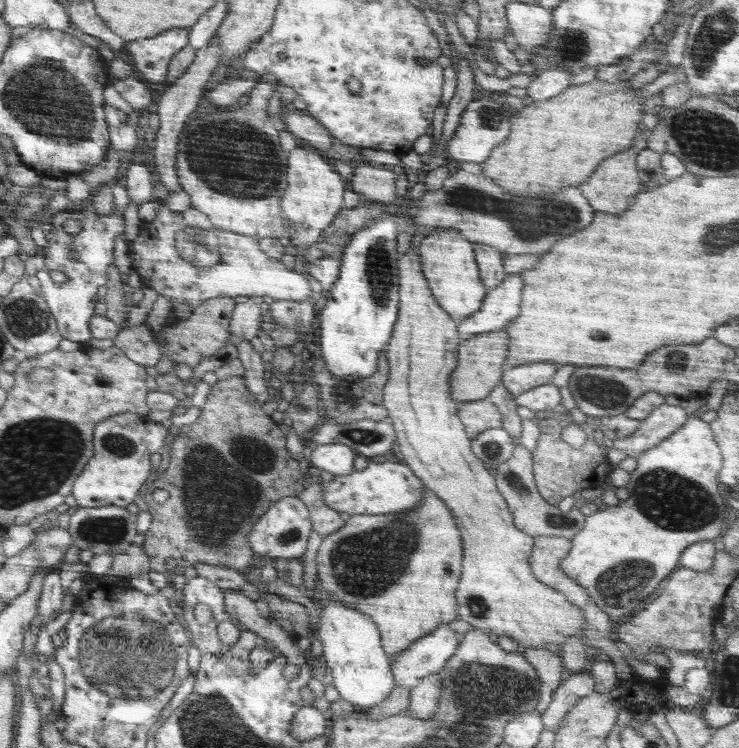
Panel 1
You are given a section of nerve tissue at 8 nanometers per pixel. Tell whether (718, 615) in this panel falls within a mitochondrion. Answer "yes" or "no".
no

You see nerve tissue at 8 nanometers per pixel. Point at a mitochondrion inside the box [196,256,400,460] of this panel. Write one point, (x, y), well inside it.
(345, 393)

